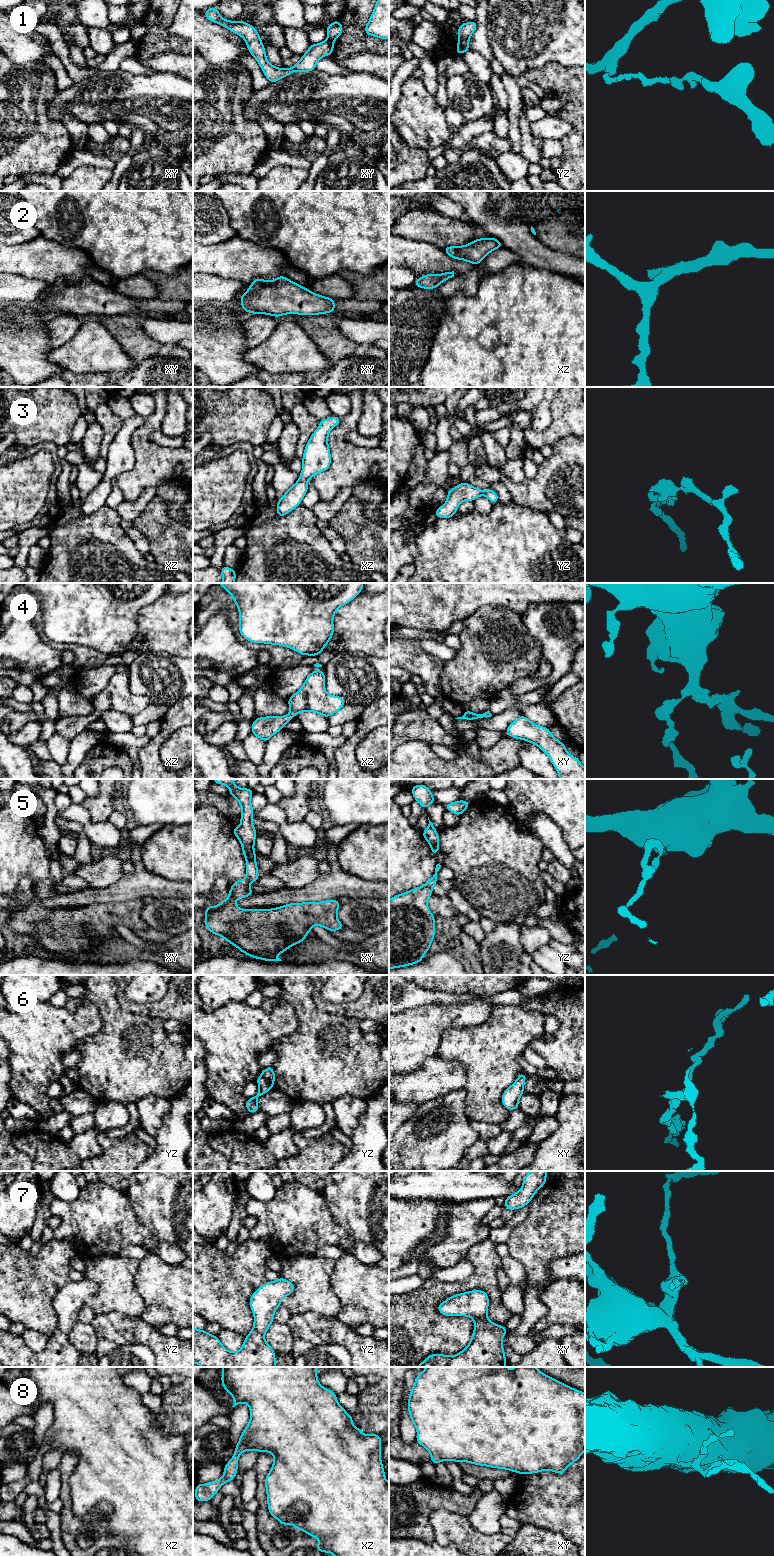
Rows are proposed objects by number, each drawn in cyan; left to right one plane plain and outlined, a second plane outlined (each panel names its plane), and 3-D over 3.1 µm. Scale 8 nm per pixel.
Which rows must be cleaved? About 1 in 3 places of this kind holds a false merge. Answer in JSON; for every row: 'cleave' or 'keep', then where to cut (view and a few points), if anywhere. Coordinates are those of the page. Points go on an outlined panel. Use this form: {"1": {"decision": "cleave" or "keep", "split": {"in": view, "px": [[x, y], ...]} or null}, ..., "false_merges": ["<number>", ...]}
{"1": {"decision": "cleave", "split": {"in": "yz", "px": [[459, 39], [467, 40]]}}, "2": {"decision": "keep", "split": null}, "3": {"decision": "keep", "split": null}, "4": {"decision": "keep", "split": null}, "5": {"decision": "keep", "split": null}, "6": {"decision": "keep", "split": null}, "7": {"decision": "keep", "split": null}, "8": {"decision": "keep", "split": null}, "false_merges": ["1"]}

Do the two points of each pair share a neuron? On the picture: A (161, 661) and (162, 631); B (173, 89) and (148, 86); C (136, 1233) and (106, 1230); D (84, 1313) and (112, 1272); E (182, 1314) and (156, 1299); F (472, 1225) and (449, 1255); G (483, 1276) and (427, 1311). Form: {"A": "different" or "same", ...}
{"A": "different", "B": "same", "C": "same", "D": "different", "E": "same", "F": "same", "G": "same"}

